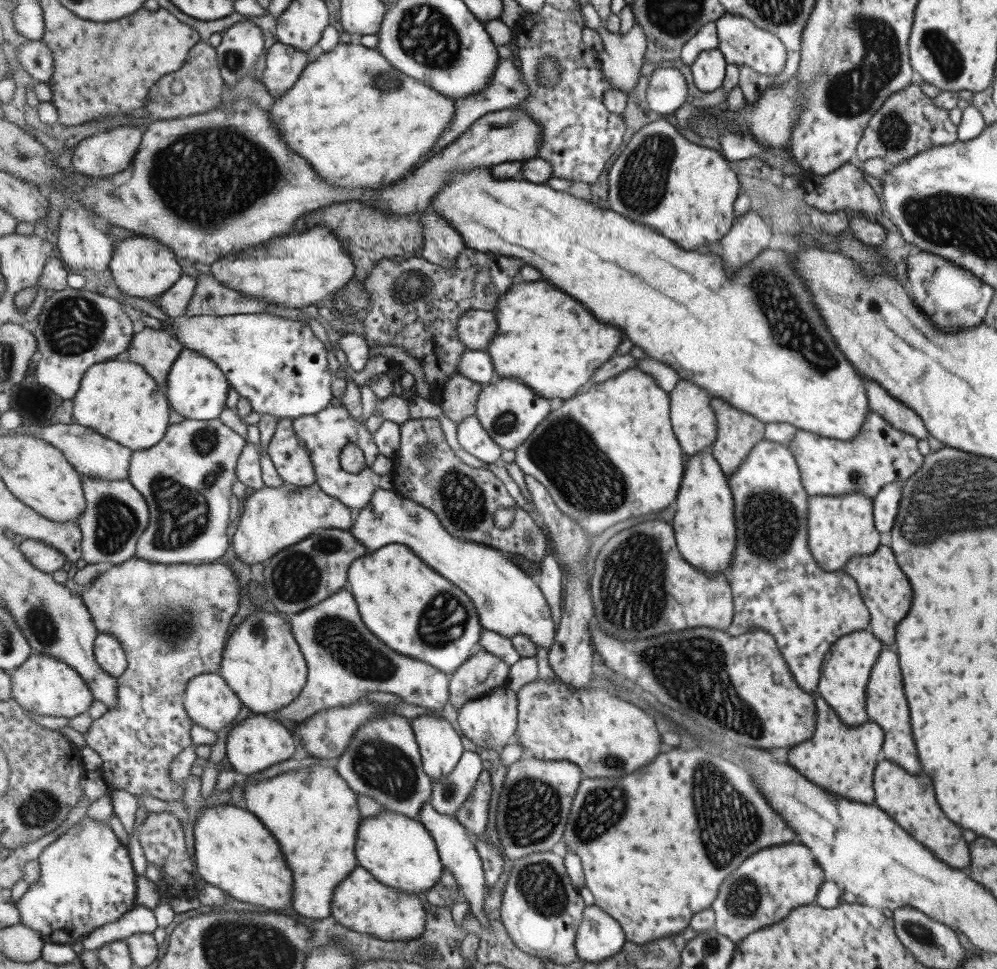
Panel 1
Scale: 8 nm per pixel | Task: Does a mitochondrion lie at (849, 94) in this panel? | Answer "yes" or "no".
yes

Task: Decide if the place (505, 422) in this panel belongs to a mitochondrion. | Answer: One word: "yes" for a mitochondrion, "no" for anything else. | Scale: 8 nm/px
yes

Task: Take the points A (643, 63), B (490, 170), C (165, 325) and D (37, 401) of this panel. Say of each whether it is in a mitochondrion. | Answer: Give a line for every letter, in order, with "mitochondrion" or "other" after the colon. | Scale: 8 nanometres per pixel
A: other
B: other
C: other
D: other

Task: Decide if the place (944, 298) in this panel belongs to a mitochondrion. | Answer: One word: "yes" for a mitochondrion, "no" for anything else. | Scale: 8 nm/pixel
no

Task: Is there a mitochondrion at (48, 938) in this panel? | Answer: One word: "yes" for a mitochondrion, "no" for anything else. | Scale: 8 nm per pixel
no

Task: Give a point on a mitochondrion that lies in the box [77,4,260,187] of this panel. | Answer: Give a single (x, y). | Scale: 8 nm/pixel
(232, 58)

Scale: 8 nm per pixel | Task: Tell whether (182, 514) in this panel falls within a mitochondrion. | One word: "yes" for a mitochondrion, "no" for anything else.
yes

